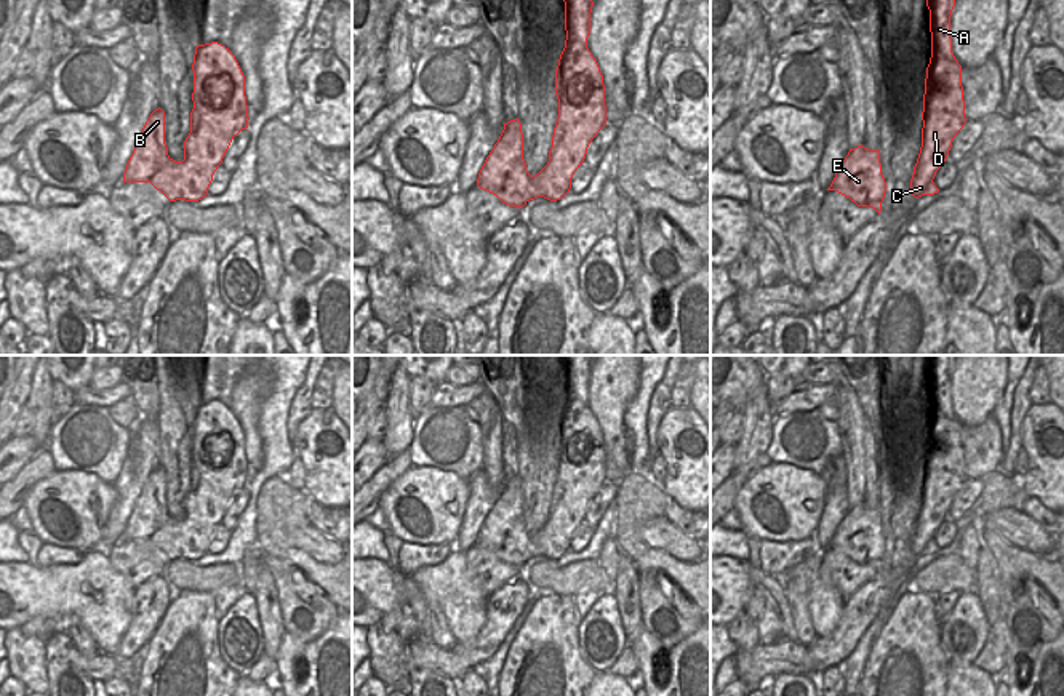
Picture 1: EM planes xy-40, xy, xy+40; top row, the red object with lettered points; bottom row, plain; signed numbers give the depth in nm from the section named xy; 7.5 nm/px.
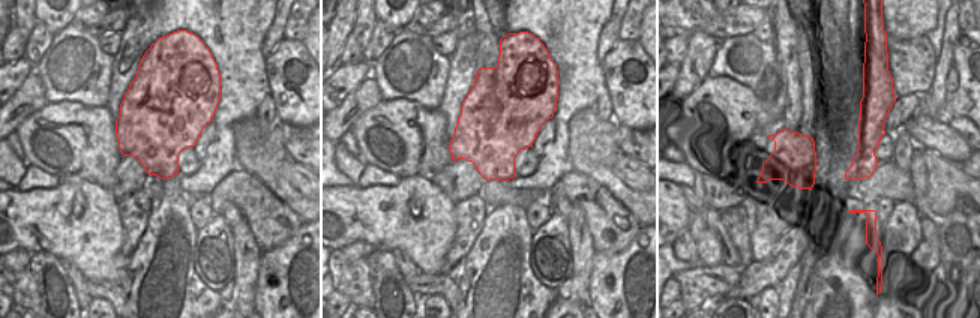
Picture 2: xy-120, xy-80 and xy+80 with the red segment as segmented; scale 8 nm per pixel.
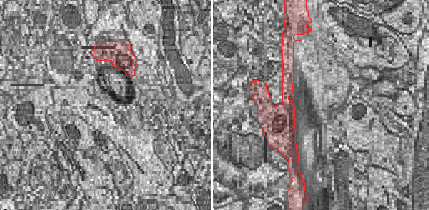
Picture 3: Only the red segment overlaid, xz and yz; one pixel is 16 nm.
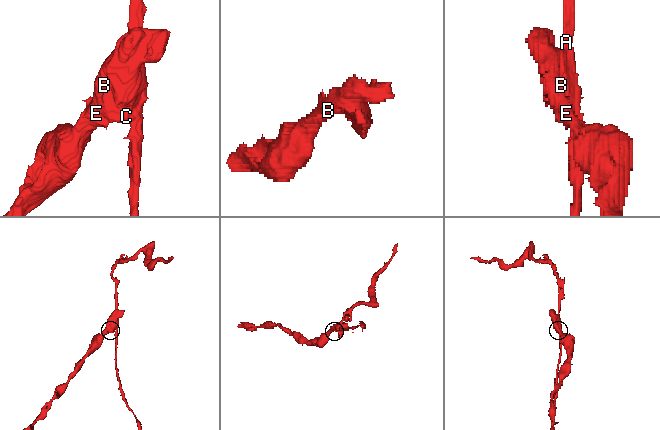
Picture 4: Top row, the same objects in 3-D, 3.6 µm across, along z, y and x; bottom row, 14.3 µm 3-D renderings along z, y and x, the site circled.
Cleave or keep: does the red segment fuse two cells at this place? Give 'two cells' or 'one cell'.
two cells

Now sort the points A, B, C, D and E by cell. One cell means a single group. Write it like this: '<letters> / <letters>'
A / B C D E

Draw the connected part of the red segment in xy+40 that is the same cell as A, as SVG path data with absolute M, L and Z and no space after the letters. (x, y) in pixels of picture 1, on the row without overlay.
M926 355L926 365L930 368L931 411L942 411L949 419L957 419L950 397L955 355Z

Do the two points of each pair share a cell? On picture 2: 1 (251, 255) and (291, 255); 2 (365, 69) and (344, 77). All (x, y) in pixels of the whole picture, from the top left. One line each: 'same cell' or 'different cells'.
1: different cells
2: same cell

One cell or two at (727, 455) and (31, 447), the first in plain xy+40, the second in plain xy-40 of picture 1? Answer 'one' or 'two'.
one

